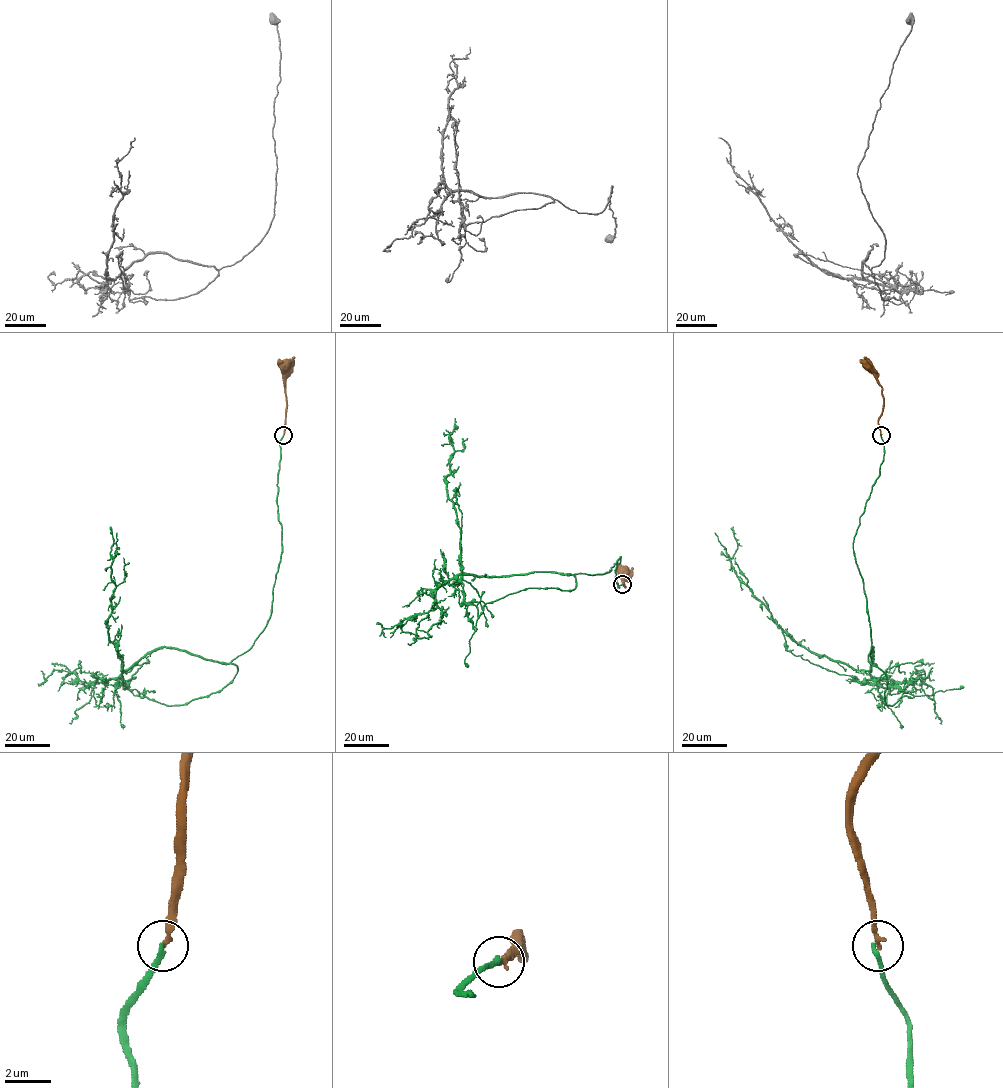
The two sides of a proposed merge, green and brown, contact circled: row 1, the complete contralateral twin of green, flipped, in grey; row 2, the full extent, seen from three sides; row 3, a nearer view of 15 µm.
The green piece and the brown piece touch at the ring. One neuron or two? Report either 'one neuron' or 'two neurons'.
two neurons

